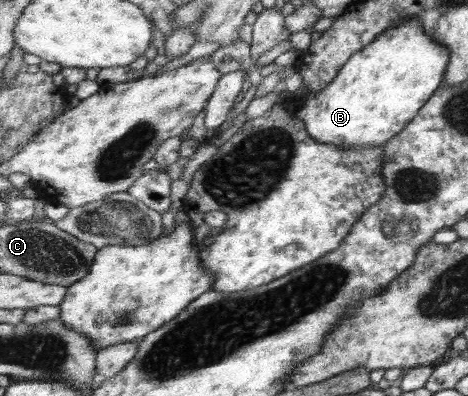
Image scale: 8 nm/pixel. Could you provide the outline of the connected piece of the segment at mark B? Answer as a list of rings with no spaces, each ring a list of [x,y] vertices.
[[[413,16],[403,24],[387,30],[372,44],[353,54],[350,61],[339,70],[338,77],[332,85],[328,85],[314,96],[311,93],[303,96],[303,105],[297,114],[300,121],[304,122],[310,137],[324,145],[336,145],[345,151],[354,151],[358,147],[384,147],[411,125],[428,100],[431,100],[443,86],[449,62],[448,47],[430,38],[421,20]]]

